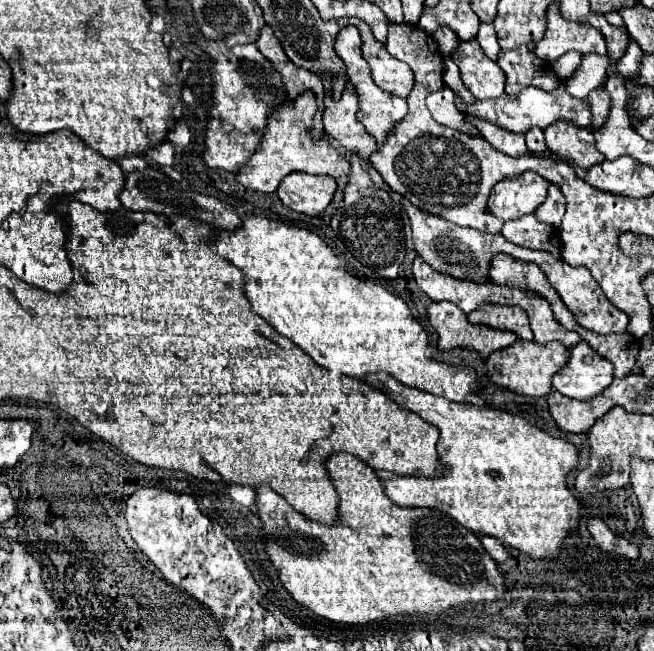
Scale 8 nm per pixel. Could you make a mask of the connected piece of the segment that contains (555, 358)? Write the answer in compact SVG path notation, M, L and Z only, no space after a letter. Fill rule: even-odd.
M516 340L512 346L502 348L488 356L486 360L486 376L496 386L508 388L522 396L548 396L552 390L552 376L568 362L568 348L560 342L522 342Z

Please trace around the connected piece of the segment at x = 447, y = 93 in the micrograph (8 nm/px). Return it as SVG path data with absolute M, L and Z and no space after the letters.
M444 86L444 90L438 90L438 92L432 92L428 98L426 98L426 106L428 110L432 112L432 118L436 122L440 122L442 126L448 126L448 128L456 128L464 134L474 134L474 136L480 136L480 132L476 130L476 126L472 126L464 114L460 114L454 106L454 94L452 90L448 90L448 86Z

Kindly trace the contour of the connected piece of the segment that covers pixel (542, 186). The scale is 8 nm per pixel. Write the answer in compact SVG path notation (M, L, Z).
M524 172L518 178L504 178L494 186L488 198L488 210L496 218L516 220L534 214L548 196L550 182L536 172Z

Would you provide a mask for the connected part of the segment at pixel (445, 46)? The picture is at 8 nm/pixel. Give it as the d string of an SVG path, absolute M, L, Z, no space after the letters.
M448 26L438 28L436 34L434 34L434 40L438 42L440 52L442 52L444 56L448 56L452 50L456 50L456 46L458 46L458 42L460 42L458 36L456 36L456 32L452 32Z

